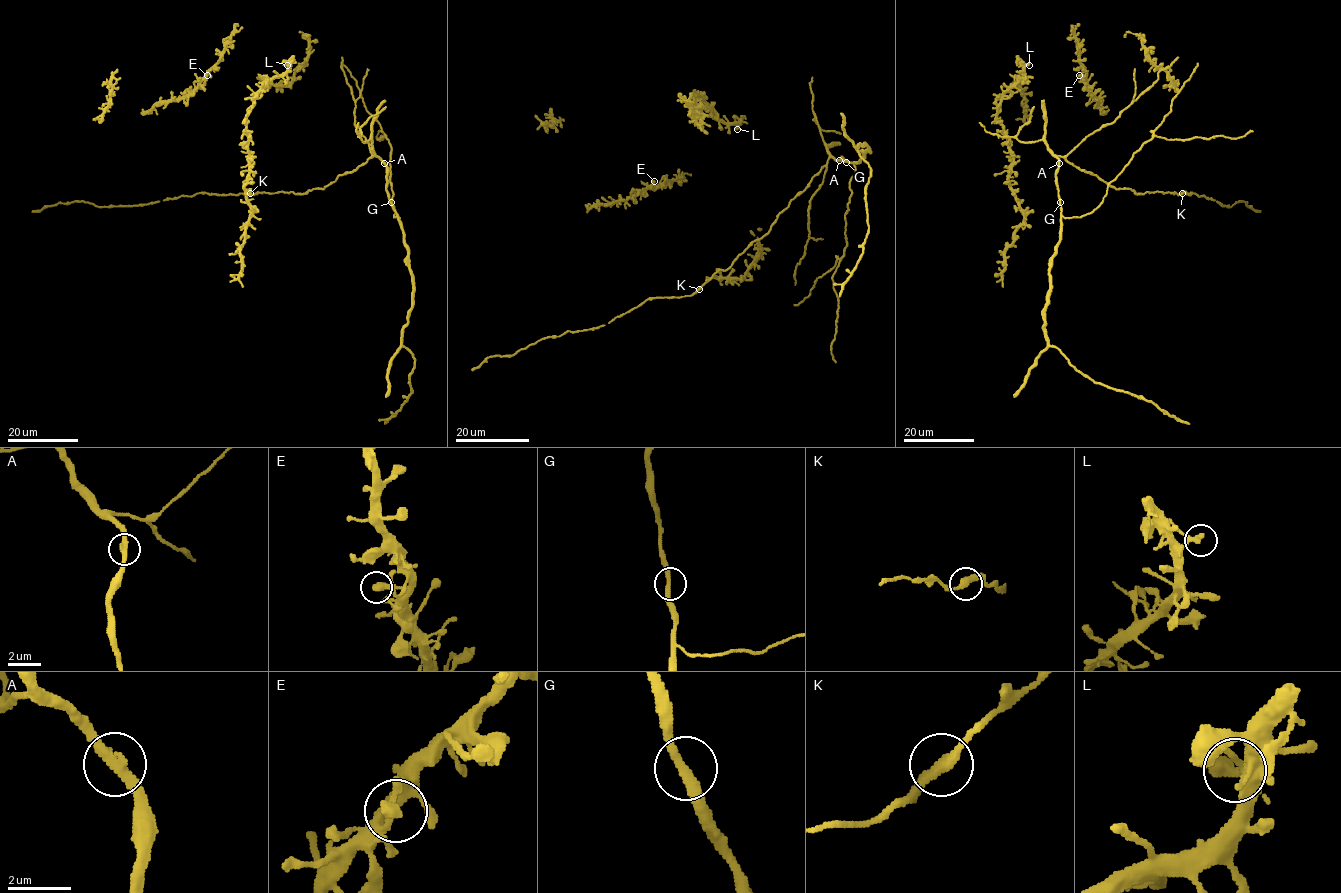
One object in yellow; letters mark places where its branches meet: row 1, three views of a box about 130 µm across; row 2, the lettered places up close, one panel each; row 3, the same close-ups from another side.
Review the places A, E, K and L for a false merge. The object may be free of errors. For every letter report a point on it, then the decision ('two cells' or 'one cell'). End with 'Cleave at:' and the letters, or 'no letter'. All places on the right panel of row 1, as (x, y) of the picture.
A: at (1059, 163); one cell
E: at (1079, 75); one cell
K: at (1182, 193); one cell
L: at (1029, 65); one cell
Cleave at: no letter

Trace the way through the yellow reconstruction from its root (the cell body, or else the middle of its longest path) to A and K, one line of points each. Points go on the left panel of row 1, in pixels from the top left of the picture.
A: (355, 121), (355, 129), (368, 141), (371, 155), (377, 156), (384, 163)
K: (355, 121), (355, 129), (368, 141), (371, 153), (355, 170), (340, 175), (323, 189), (303, 193), (250, 193)

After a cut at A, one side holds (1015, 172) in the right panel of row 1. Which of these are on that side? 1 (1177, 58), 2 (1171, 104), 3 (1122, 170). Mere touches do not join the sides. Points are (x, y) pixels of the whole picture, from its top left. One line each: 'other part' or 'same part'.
1: same part
2: other part
3: other part

